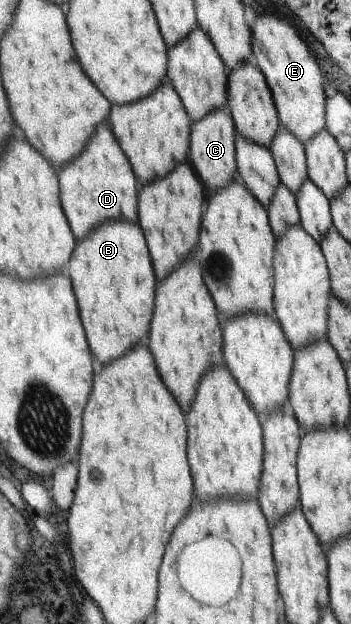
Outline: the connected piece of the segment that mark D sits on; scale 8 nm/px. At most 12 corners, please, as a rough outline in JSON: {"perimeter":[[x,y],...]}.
{"perimeter":[[108,122],[57,174],[78,240],[139,223],[141,186]]}

